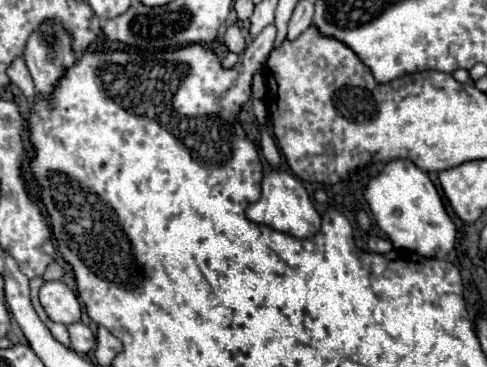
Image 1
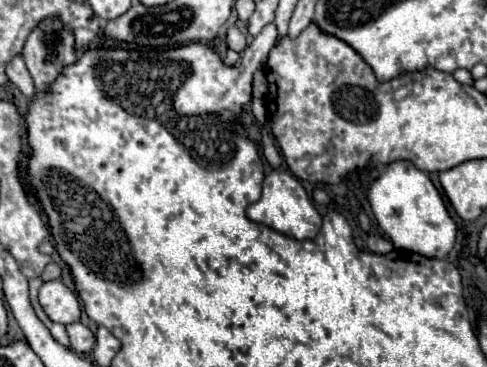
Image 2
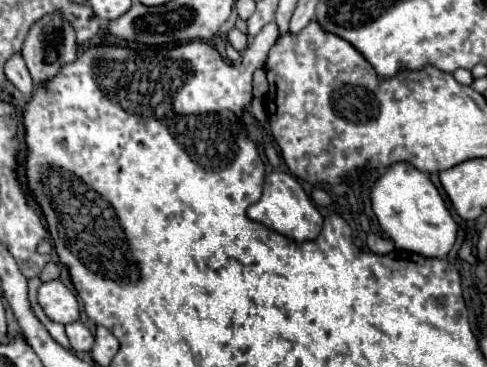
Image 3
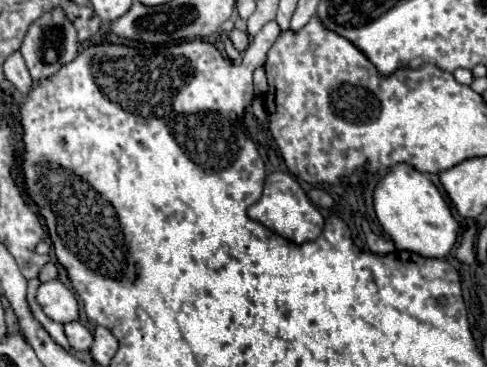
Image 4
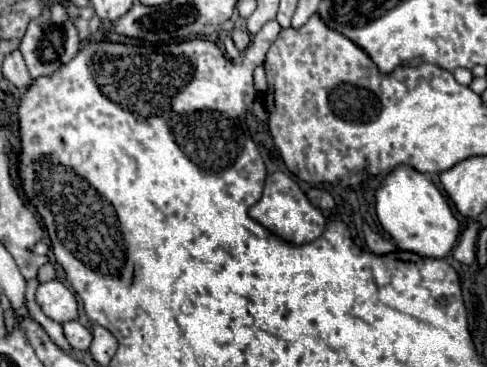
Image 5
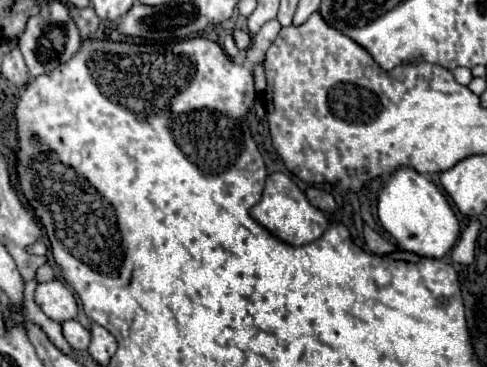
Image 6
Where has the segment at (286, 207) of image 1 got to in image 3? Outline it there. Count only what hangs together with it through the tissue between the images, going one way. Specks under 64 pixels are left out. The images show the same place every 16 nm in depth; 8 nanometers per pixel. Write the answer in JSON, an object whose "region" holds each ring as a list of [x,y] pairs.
{"region":[[[272,172],[266,176],[264,182],[264,192],[262,198],[248,208],[248,218],[254,222],[264,224],[266,228],[294,240],[294,242],[304,242],[304,240],[314,240],[324,226],[322,214],[314,208],[298,180],[286,172]]]}

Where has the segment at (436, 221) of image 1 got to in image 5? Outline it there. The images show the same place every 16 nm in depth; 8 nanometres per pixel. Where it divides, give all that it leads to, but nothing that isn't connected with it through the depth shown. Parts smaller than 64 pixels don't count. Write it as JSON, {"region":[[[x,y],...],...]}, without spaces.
{"region":[[[398,166],[386,176],[376,192],[376,214],[400,250],[428,258],[444,258],[456,244],[460,232],[460,224],[442,192],[410,166]]]}

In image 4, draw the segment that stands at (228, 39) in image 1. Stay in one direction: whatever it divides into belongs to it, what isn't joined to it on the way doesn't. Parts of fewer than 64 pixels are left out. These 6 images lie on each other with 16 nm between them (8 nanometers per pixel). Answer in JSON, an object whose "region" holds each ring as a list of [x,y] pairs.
{"region":[[[232,30],[230,32],[230,40],[232,40],[232,44],[242,52],[242,50],[246,50],[248,48],[248,44],[250,44],[250,36],[246,34],[246,32],[240,32],[240,30]]]}

